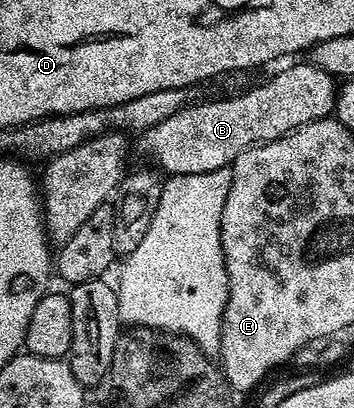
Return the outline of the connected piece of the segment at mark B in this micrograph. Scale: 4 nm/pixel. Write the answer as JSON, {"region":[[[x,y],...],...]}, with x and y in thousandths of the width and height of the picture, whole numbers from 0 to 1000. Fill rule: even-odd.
{"region":[[[850,152],[850,157],[825,157],[816,167],[794,172],[782,186],[760,191],[749,206],[734,206],[726,216],[712,216],[703,225],[689,225],[681,235],[633,235],[624,245],[576,245],[568,255],[551,255],[551,250],[534,252],[528,260],[506,265],[492,279],[480,279],[480,289],[466,289],[460,299],[446,299],[446,309],[424,309],[424,319],[393,326],[390,343],[395,343],[395,373],[418,392],[432,392],[446,409],[455,412],[455,424],[475,431],[511,431],[514,426],[582,426],[593,417],[616,417],[619,412],[641,412],[667,390],[672,377],[684,377],[698,363],[712,360],[715,353],[749,353],[766,343],[782,343],[797,338],[819,319],[831,319],[842,309],[853,309],[864,299],[879,294],[912,294],[941,282],[949,262],[949,228],[955,223],[952,199],[921,172],[907,167],[890,167],[881,157],[867,152]]]}

